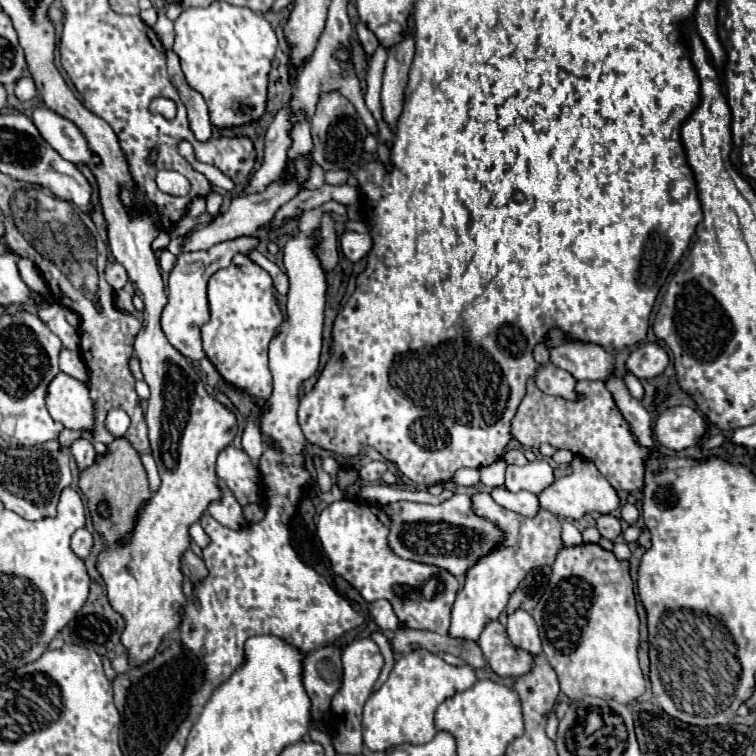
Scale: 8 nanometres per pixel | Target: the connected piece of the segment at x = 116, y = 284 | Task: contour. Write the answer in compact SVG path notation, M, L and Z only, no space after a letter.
M109 263L107 269L105 269L105 277L107 277L107 283L113 289L123 289L125 283L129 281L127 271L125 271L125 267L121 263Z

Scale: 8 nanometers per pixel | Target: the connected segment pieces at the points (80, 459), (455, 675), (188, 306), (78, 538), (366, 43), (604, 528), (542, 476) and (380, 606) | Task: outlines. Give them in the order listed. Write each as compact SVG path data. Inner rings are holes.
M77 439L73 445L71 445L71 455L79 467L79 471L85 471L89 469L93 463L95 463L95 449L93 449L93 443L89 439Z
M425 649L403 655L389 679L375 691L365 703L363 709L363 741L371 751L385 751L391 745L399 745L403 741L409 743L429 743L433 739L435 725L433 713L439 703L455 693L461 693L473 687L477 681L475 671L471 667L453 667L445 663L439 655L429 653Z
M243 235L237 239L229 239L225 243L217 243L211 249L205 251L191 251L191 253L179 253L177 263L169 275L169 285L167 285L167 297L169 303L163 309L161 315L161 327L169 343L185 357L199 361L205 357L203 347L201 347L201 327L209 321L209 301L207 301L207 281L217 269L229 267L233 257L237 253L249 255L255 247L259 245L259 237L253 235Z
M77 529L75 535L71 537L71 549L77 557L85 559L93 549L93 535L87 529Z
M359 23L359 25L357 25L357 35L359 35L359 41L361 41L365 53L367 53L367 55L373 55L373 51L375 51L377 45L379 45L377 37L373 35L373 31L369 31L369 27L365 27L365 23Z
M601 515L601 517L597 519L597 529L599 529L599 533L601 533L605 539L609 539L609 541L615 541L615 539L621 535L621 523L619 523L619 519L613 517L613 515Z
M537 459L533 463L523 465L523 467L519 467L519 465L507 467L505 487L513 493L525 489L529 493L539 495L545 487L549 487L549 483L553 483L553 469L545 461Z
M381 599L381 603L377 603L377 629L379 631L397 631L403 625L405 623L401 623L401 619L397 619L397 615L393 615L393 605L387 599Z

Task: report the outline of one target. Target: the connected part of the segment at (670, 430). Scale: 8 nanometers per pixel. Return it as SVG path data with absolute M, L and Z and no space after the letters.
M677 405L677 407L667 407L655 423L655 437L657 441L673 451L683 451L689 447L695 447L707 425L701 413L697 413L693 407Z

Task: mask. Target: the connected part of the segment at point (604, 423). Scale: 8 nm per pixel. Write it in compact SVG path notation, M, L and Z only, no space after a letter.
M531 379L527 383L527 395L513 417L513 437L533 451L537 451L541 443L549 443L557 449L569 449L571 453L593 461L617 491L629 493L643 489L647 461L655 459L657 453L637 443L637 437L631 433L621 411L617 411L613 395L603 381L579 381L577 391L585 395L583 401L565 401L561 397L545 395Z

